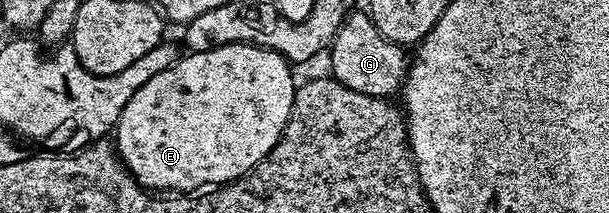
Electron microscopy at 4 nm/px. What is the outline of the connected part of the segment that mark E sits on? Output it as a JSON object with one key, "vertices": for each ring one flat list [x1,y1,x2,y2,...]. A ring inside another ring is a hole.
{"vertices":[[227,44,211,48,207,52,189,52,178,57,176,64,167,68,167,72,159,72,159,76,147,80,147,84,143,84,143,88,139,88,139,92,135,92,131,100,127,100,127,108,123,108,123,116,119,116,115,127,115,145,121,161,125,163,133,179,150,192,197,192,202,188,216,188,226,182,236,182,269,156,271,148,275,148,285,131,285,125,291,116,295,89,293,74,289,69,290,63,279,52,251,44]]}

